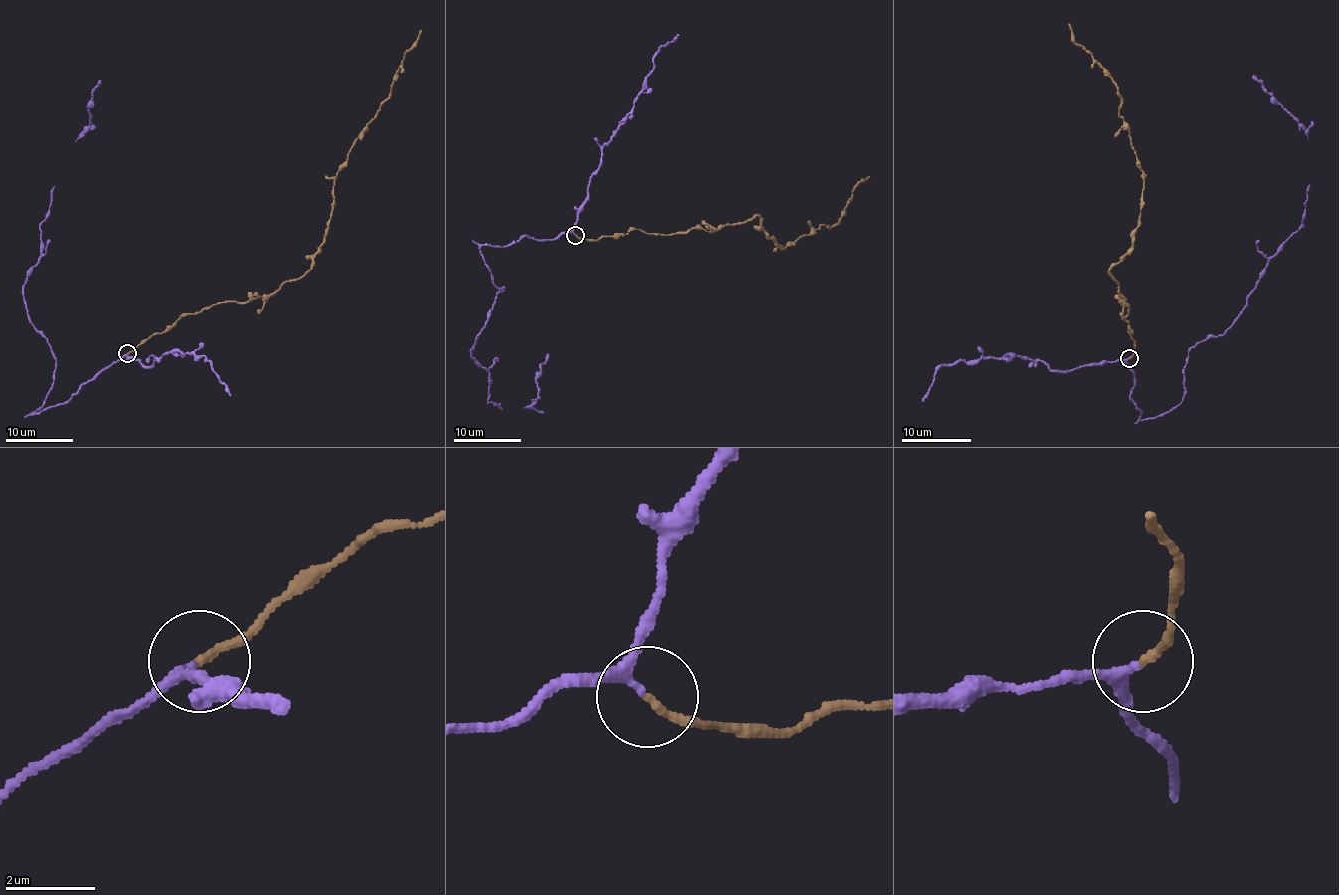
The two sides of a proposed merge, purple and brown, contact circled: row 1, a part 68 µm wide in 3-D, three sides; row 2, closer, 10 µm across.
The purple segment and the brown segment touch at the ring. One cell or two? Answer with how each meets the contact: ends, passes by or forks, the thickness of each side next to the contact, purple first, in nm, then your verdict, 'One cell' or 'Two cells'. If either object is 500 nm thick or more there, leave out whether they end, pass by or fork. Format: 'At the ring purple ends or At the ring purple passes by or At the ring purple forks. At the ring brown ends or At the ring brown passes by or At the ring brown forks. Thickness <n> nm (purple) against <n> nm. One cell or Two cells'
At the ring purple passes by. At the ring brown ends. Thickness 180 nm (purple) against 160 nm. One cell

